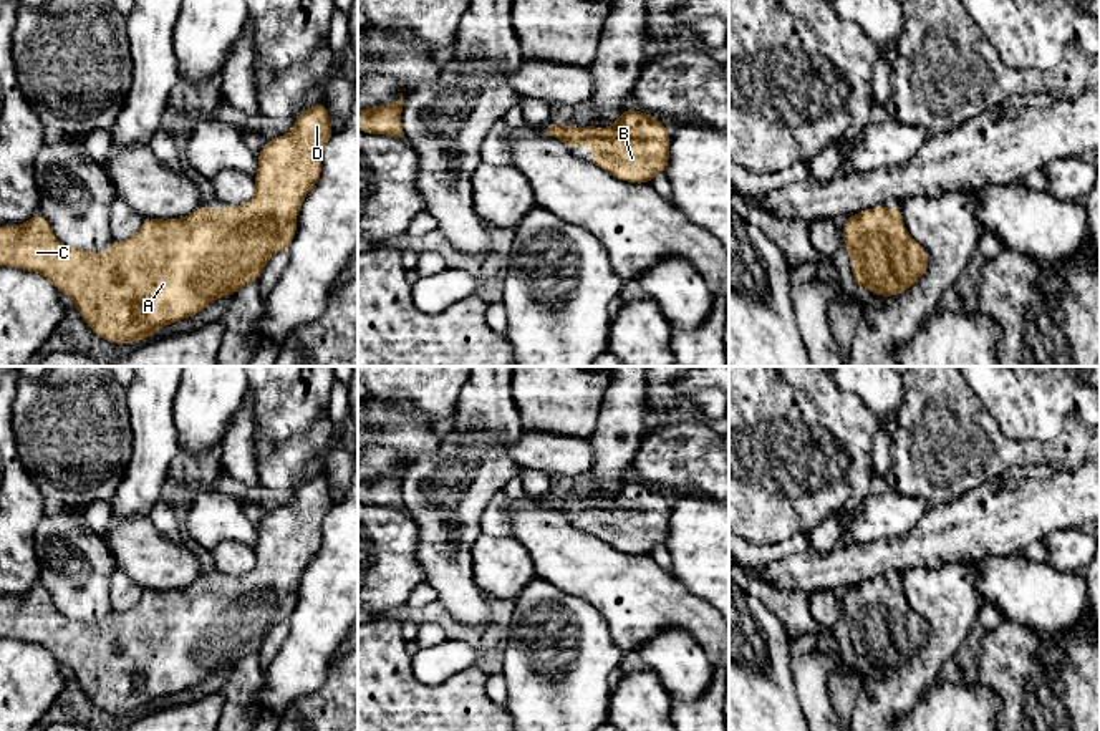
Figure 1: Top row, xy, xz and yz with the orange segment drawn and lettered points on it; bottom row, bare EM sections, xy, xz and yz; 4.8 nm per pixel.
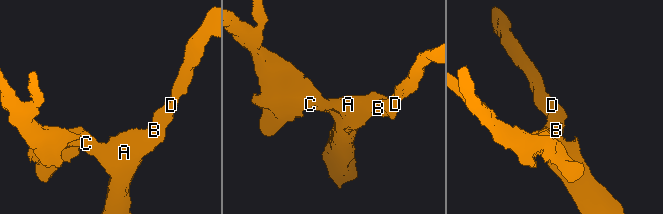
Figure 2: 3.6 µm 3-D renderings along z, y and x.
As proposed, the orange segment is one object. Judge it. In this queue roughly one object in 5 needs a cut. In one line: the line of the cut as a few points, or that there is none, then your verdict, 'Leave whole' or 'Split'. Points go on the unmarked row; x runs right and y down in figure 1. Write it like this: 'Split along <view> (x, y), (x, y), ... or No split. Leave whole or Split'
No split. Leave whole

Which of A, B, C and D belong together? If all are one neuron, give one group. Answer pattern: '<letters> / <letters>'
A B C D

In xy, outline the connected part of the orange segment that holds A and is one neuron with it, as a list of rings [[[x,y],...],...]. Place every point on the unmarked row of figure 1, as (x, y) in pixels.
[[[323,472],[305,479],[290,504],[278,507],[258,522],[255,567],[244,577],[227,577],[222,582],[199,577],[184,590],[144,590],[141,600],[128,612],[113,613],[106,625],[86,623],[63,617],[51,603],[50,593],[40,583],[23,597],[0,598],[0,637],[36,643],[53,655],[60,665],[73,670],[86,696],[94,706],[123,716],[141,713],[157,700],[186,691],[202,683],[210,673],[227,668],[257,653],[267,633],[280,622],[288,622],[297,605],[297,585],[306,565],[321,549],[321,527],[335,501]]]

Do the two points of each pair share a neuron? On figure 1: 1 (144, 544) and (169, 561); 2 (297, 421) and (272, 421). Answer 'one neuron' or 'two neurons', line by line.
1: one neuron
2: one neuron

